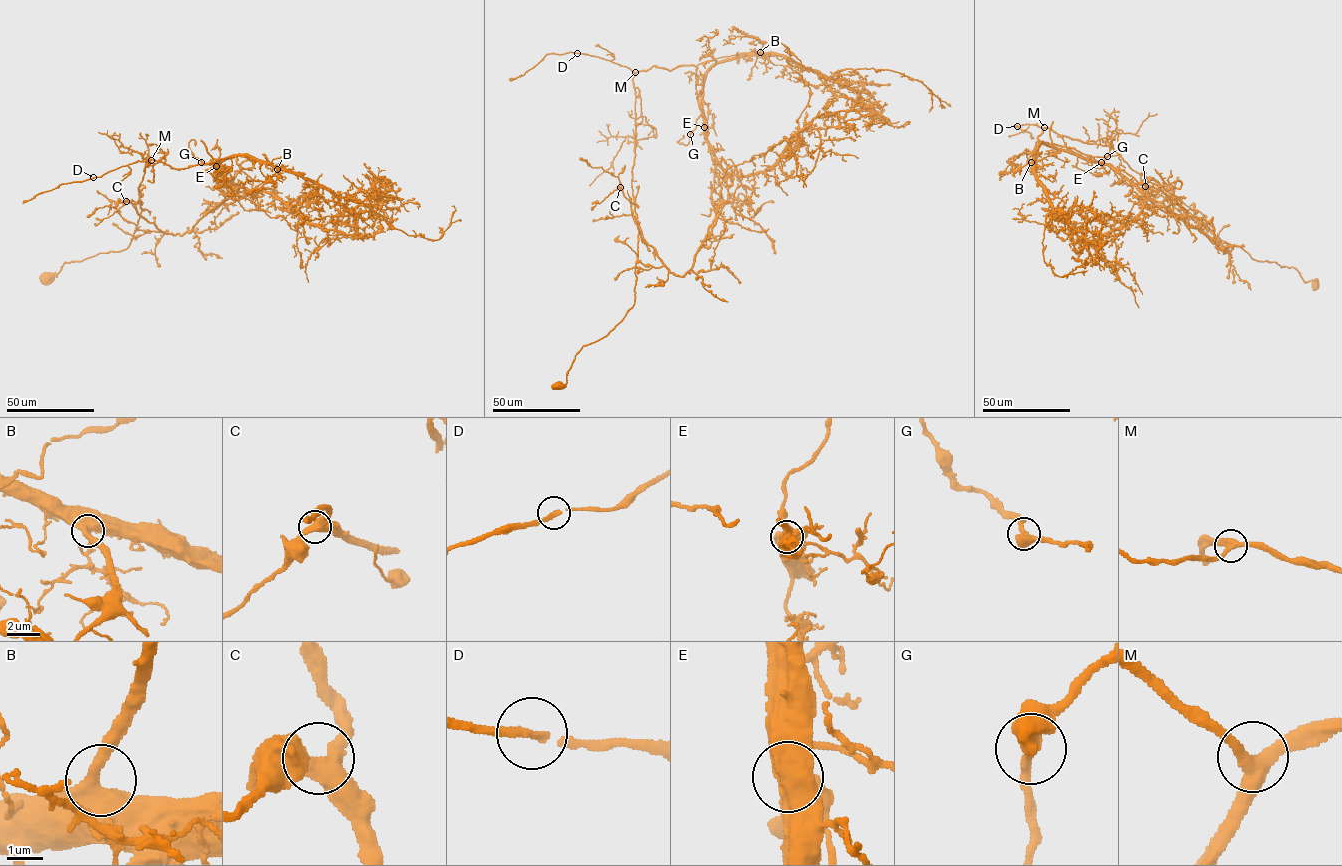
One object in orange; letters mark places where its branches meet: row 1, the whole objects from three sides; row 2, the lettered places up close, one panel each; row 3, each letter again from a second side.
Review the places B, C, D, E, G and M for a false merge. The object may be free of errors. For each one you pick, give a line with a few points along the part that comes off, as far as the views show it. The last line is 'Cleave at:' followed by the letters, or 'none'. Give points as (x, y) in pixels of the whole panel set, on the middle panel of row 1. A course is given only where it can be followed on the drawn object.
E: (704, 127), (695, 67), (654, 65), (636, 73), (635, 302), (605, 336), (580, 350), (565, 384), (552, 386)
Cleave at: E

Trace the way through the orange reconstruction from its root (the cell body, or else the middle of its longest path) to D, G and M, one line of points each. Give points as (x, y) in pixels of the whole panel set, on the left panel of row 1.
D: (46, 277), (57, 274), (65, 262), (123, 250), (134, 237), (141, 211), (138, 187), (150, 160), (93, 177)
G: (46, 277), (57, 274), (65, 262), (123, 250), (135, 229), (190, 231), (233, 189), (216, 166), (201, 162)
M: (46, 277), (57, 274), (65, 262), (127, 248), (141, 211), (138, 187), (151, 160)

